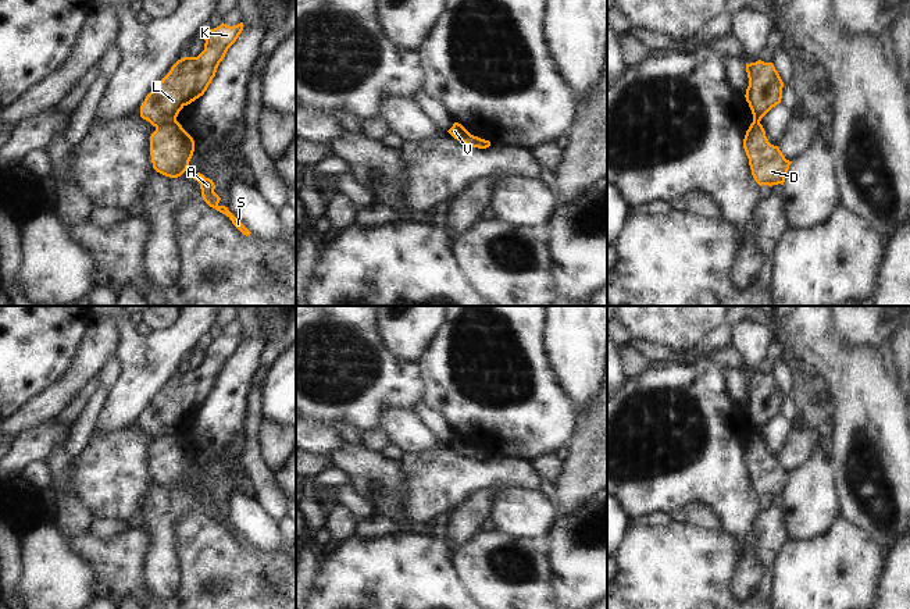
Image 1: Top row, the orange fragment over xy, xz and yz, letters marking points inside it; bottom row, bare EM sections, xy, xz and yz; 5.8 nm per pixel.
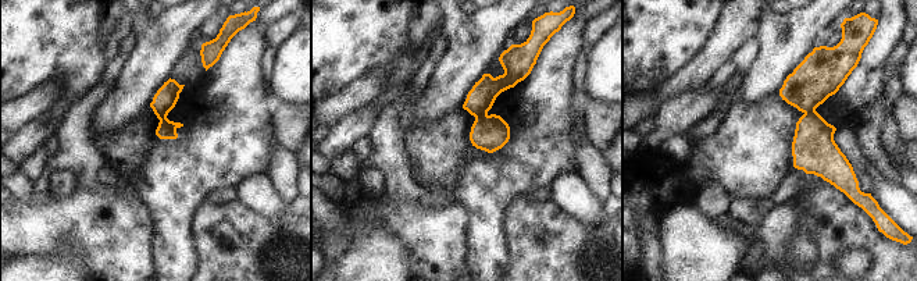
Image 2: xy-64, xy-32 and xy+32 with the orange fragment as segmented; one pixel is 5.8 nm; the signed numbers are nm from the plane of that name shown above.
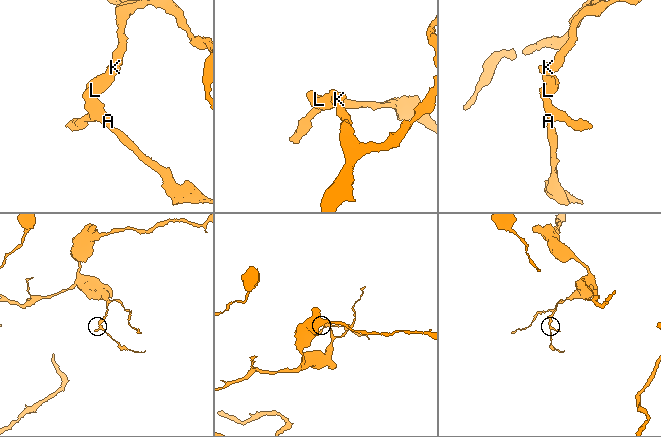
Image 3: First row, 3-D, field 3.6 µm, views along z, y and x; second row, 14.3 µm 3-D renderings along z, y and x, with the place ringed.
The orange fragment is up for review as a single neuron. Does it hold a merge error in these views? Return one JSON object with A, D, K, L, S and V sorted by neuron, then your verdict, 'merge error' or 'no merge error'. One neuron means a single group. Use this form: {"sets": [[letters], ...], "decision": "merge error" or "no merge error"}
{"sets": [["A", "D", "S"], ["K", "L", "V"]], "decision": "merge error"}

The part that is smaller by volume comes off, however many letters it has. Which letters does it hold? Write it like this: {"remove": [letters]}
{"remove": ["A", "D", "S"]}

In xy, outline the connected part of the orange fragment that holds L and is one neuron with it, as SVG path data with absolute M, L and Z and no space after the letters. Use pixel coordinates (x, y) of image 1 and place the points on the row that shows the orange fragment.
M243 22L229 26L221 24L214 29L204 32L204 50L197 57L183 57L178 60L160 83L146 96L140 106L140 117L153 127L176 122L179 111L204 95L213 78L215 76L220 63L224 60L228 49L236 42L243 31Z

